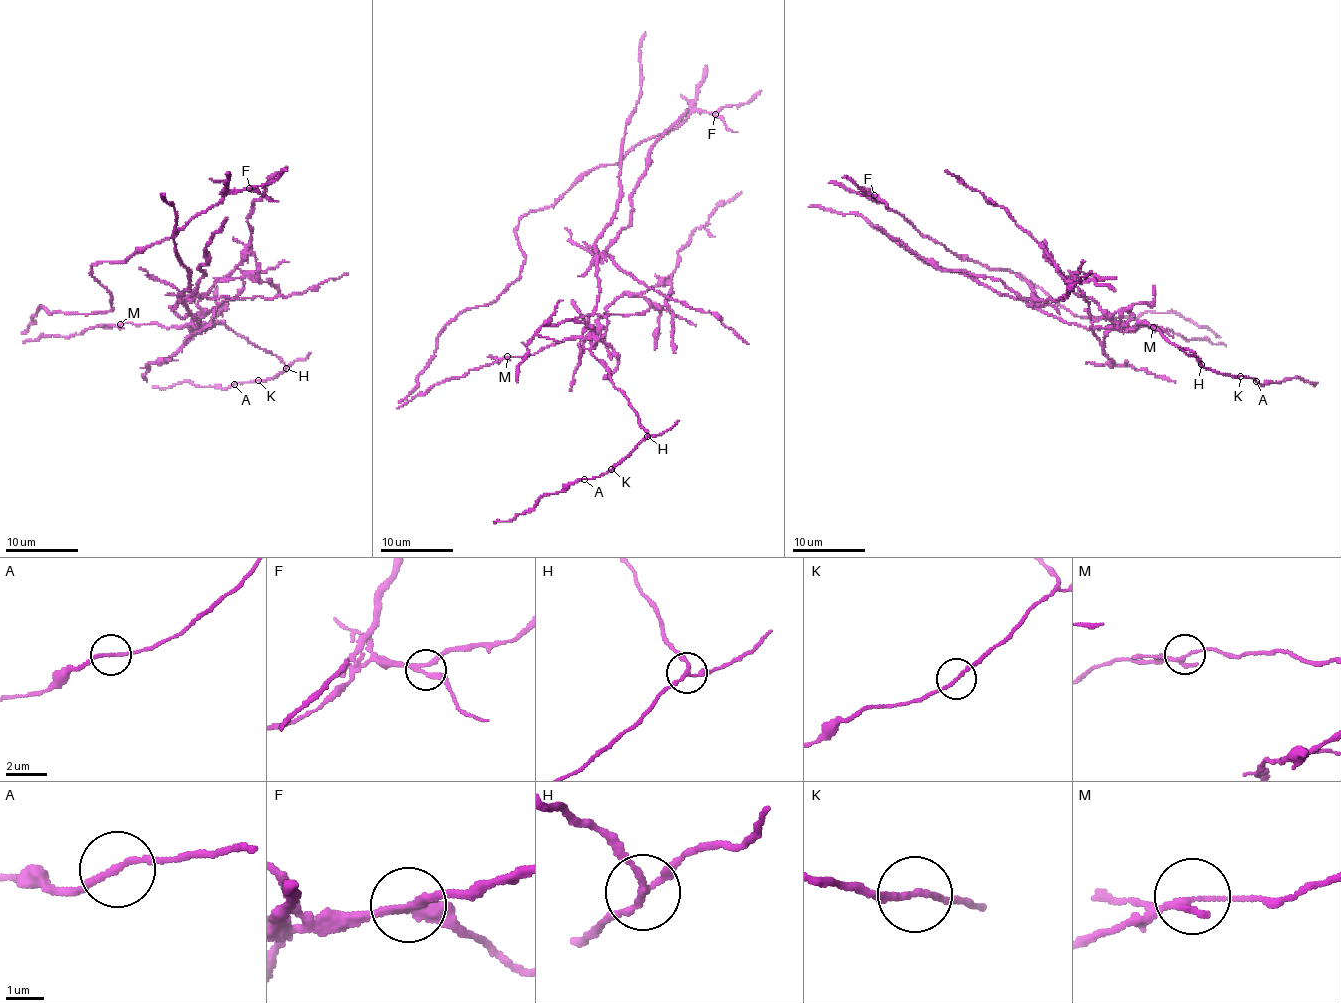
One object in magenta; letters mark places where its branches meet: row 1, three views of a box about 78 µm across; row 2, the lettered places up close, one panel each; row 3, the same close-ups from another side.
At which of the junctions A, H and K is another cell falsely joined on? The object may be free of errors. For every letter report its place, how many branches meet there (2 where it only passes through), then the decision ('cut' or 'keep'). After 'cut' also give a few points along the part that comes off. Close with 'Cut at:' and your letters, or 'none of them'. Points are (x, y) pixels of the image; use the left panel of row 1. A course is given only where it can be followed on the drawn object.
A: at (234, 384); 2 branches meet; keep
H: at (286, 368); 3 branches meet; cut; foreign part runs (285, 368), (223, 324), (26, 330), (42, 306), (109, 311), (100, 261), (287, 170)
K: at (258, 380); 2 branches meet; keep
Cut at: H

